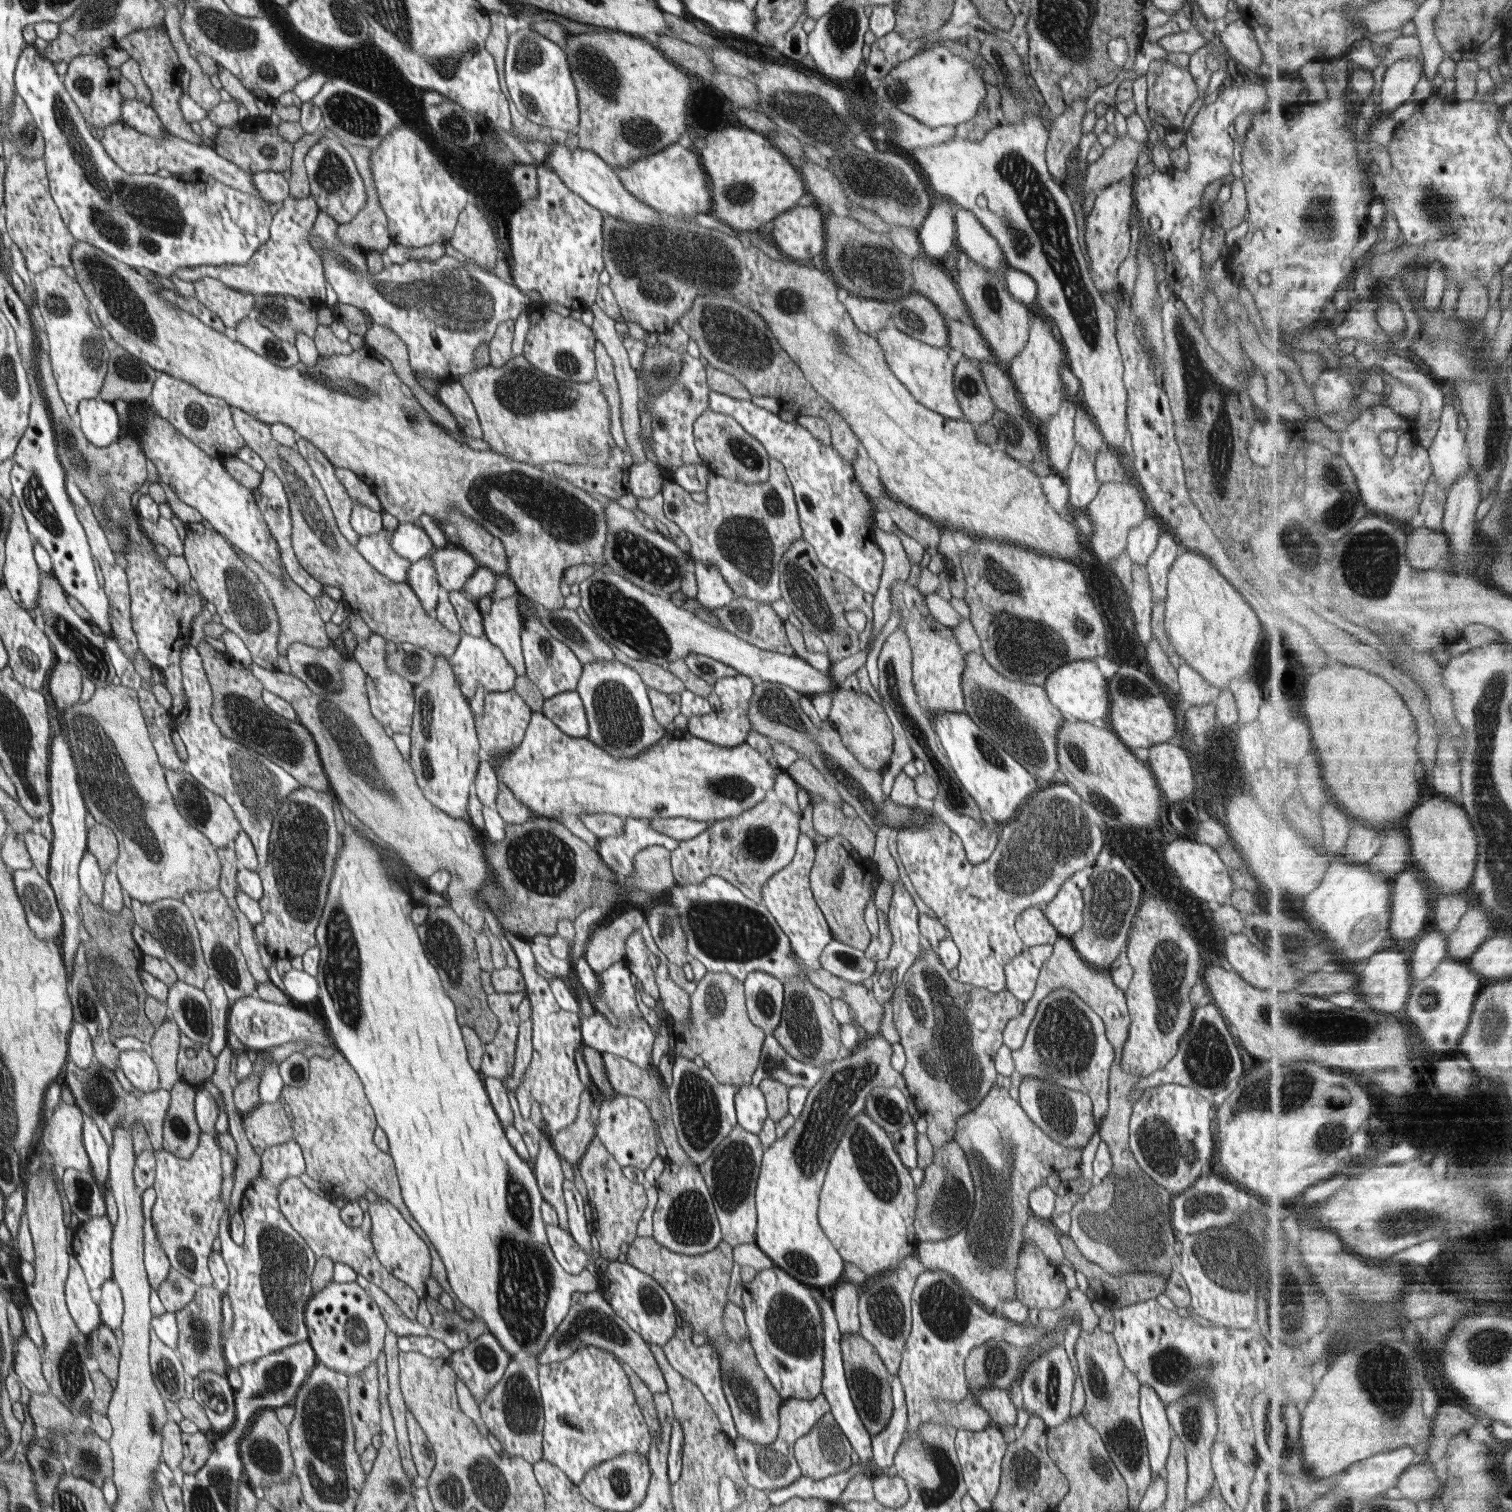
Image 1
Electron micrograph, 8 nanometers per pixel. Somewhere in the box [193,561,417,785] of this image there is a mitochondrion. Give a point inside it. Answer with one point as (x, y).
(279, 742)

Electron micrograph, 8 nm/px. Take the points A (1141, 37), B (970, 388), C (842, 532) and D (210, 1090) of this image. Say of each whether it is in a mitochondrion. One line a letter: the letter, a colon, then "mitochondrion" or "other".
A: other
B: mitochondrion
C: other
D: other

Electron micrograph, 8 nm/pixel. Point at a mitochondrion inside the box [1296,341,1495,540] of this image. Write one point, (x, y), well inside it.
(1339, 512)

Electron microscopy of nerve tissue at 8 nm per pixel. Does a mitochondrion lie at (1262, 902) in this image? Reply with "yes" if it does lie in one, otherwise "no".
no

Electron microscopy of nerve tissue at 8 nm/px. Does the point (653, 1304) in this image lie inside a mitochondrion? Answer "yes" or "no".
yes

